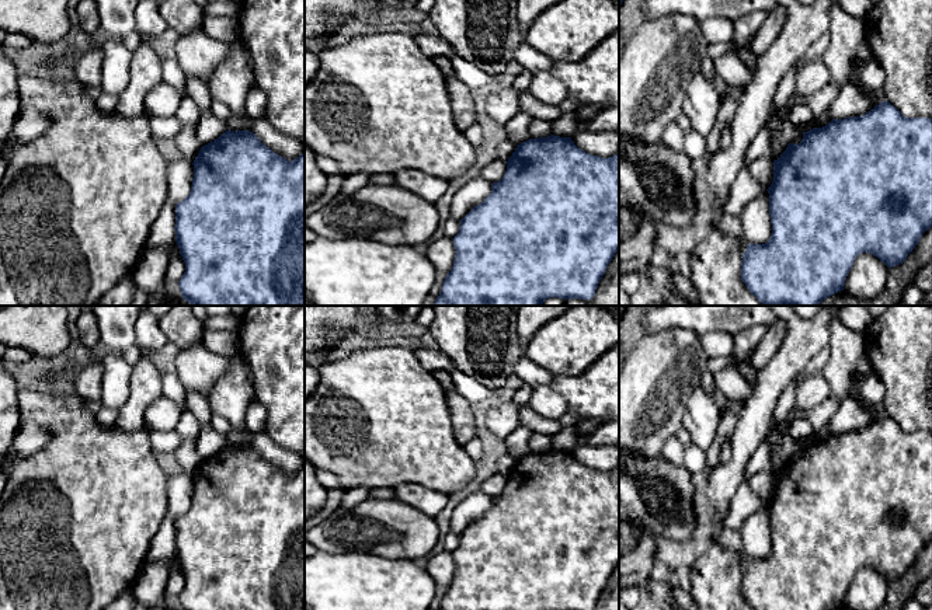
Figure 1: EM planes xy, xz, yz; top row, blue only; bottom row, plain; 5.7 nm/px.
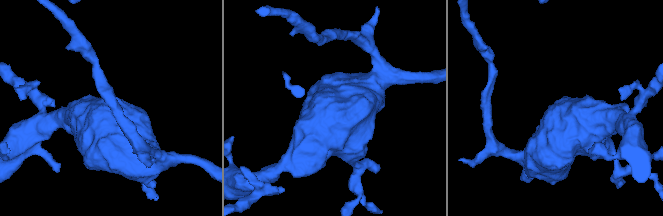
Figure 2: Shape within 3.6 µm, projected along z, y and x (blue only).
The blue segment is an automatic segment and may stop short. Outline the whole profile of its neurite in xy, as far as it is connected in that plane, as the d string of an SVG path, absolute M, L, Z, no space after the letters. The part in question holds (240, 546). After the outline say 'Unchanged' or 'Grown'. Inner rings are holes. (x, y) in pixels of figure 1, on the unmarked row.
M226 445L201 461L194 477L189 509L175 519L175 557L185 578L178 600L182 610L305 610L305 467L288 475L274 467L250 445Z. Unchanged

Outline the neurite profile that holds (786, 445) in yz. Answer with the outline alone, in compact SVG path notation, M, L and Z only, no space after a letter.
M792 423L785 429L779 443L776 445L776 450L780 457L789 459L792 457L796 443L790 436L790 426Z

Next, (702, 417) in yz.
M696 386L685 404L682 416L682 426L688 431L693 445L705 452L710 447L721 422L721 414L706 391Z

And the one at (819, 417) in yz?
M831 395L827 401L820 404L818 407L801 411L793 408L786 419L780 422L776 428L771 428L768 431L766 438L769 439L769 449L771 449L771 473L775 475L780 471L780 468L786 464L787 459L780 457L776 445L779 443L785 429L794 421L794 419L808 419L814 431L820 431L827 428L828 421L839 408L842 400Z

